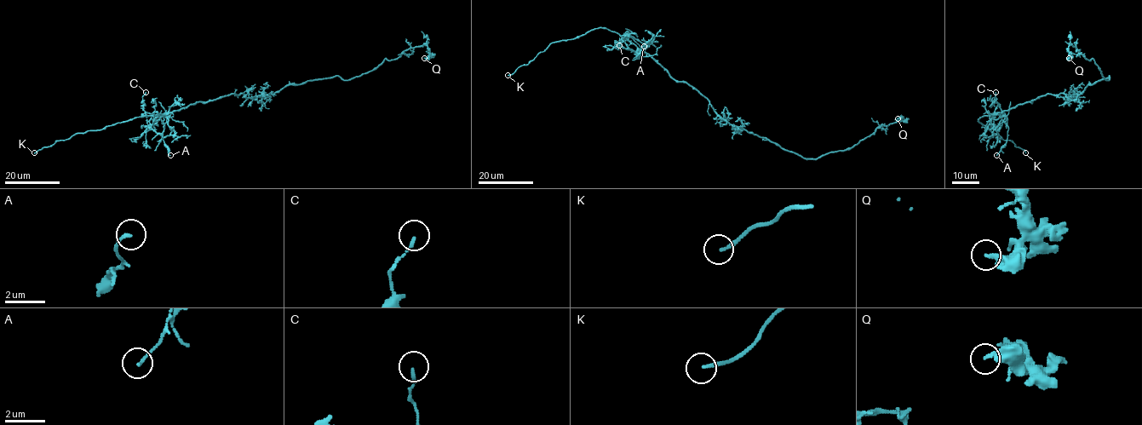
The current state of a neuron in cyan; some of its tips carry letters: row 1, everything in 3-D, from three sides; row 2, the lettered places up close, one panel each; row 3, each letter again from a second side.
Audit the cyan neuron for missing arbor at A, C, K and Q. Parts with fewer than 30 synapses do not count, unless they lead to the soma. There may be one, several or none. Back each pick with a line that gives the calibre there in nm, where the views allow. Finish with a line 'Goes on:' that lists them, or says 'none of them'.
K: Thickness 160 nm
Goes on: K

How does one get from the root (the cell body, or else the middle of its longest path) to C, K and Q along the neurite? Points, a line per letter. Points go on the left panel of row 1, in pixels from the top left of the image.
C: (237, 94), (197, 101), (154, 117), (143, 109), (142, 97), (146, 92)
K: (237, 94), (197, 101), (171, 112), (136, 117), (99, 130), (77, 133), (34, 152)
Q: (237, 94), (255, 98), (289, 84), (336, 76), (349, 79), (426, 44), (424, 58)

